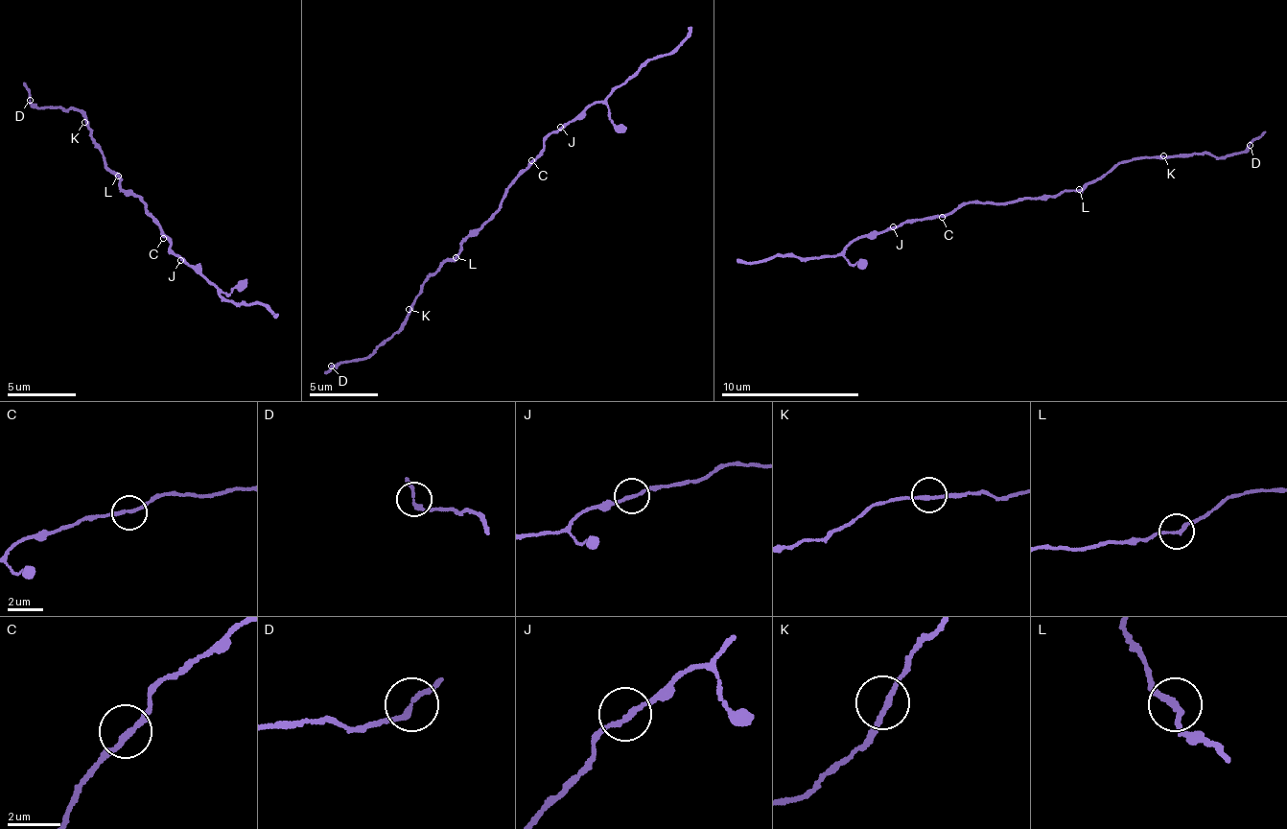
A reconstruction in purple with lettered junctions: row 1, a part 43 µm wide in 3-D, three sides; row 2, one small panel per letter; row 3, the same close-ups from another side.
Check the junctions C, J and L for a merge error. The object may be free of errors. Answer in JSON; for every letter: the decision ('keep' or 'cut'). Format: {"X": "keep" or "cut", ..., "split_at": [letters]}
{"C": "keep", "J": "keep", "L": "keep", "split_at": []}

